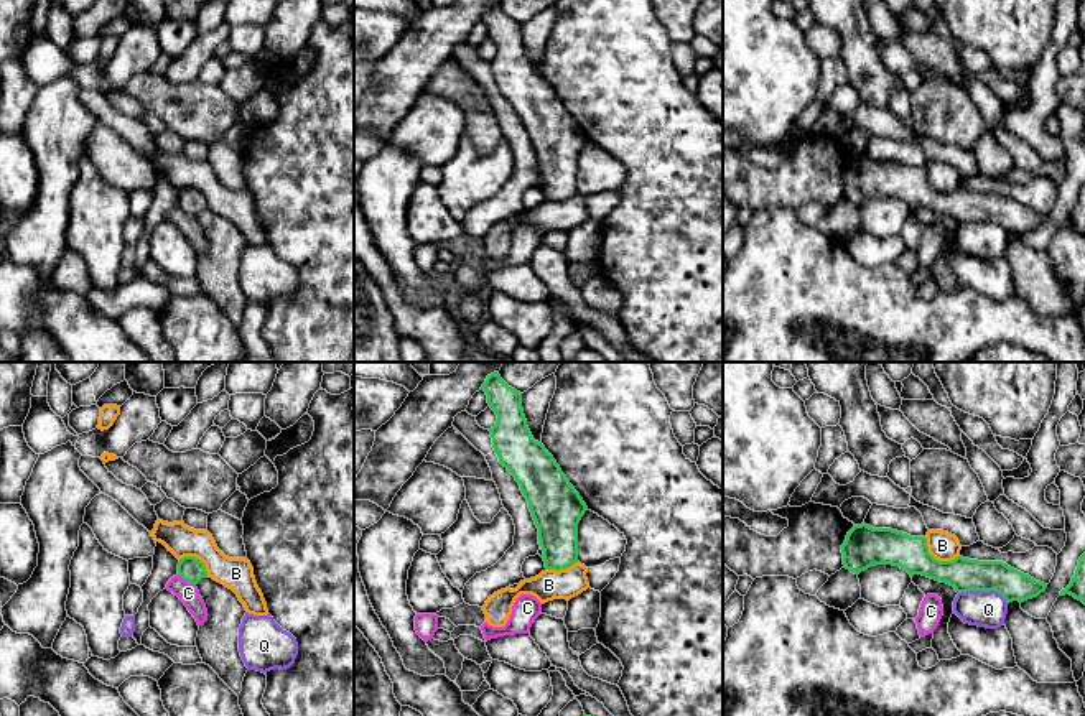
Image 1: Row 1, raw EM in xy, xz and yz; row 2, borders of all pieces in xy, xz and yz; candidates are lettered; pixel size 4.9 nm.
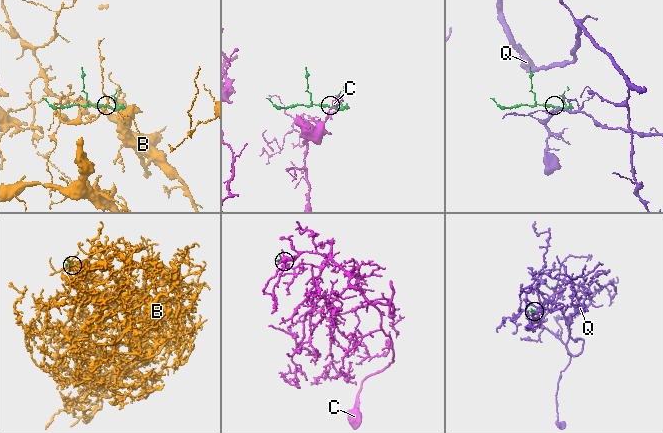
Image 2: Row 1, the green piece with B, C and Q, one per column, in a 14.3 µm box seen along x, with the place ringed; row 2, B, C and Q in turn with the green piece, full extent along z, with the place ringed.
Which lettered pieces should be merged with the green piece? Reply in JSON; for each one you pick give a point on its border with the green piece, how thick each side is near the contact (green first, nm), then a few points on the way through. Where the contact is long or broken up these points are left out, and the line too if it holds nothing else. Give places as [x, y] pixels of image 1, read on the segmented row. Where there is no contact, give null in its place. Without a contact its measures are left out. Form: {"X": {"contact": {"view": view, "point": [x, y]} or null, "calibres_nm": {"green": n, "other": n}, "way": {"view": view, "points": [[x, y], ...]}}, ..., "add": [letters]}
{"add": []}

